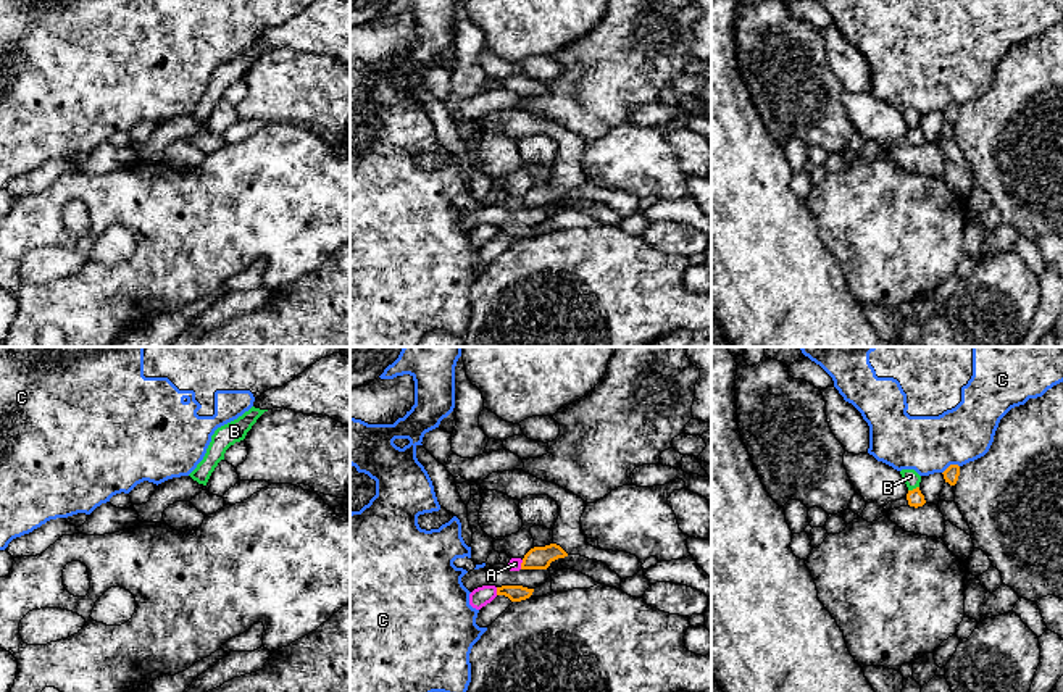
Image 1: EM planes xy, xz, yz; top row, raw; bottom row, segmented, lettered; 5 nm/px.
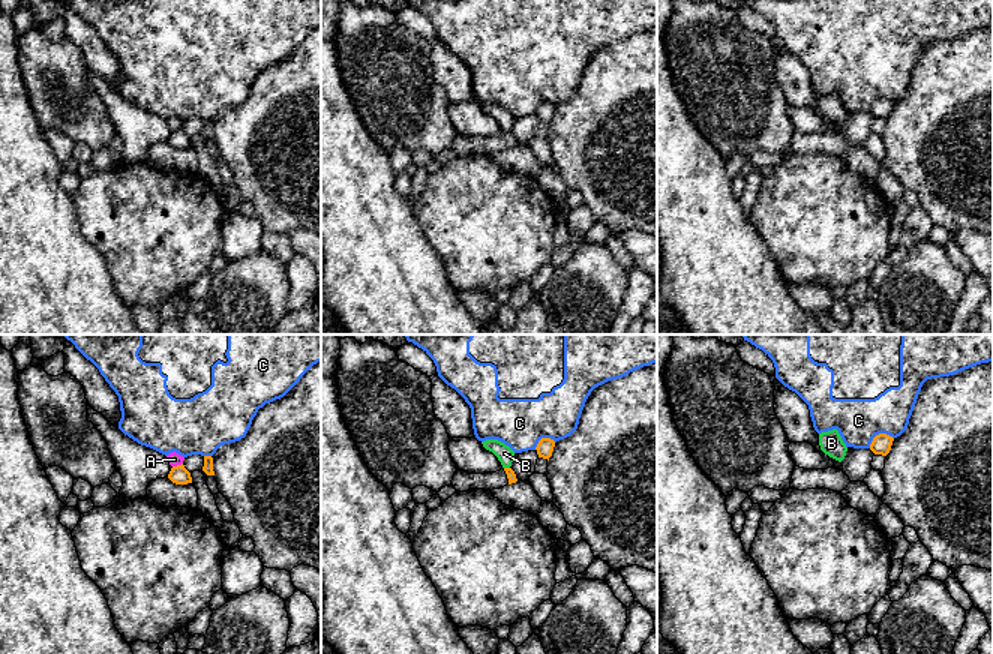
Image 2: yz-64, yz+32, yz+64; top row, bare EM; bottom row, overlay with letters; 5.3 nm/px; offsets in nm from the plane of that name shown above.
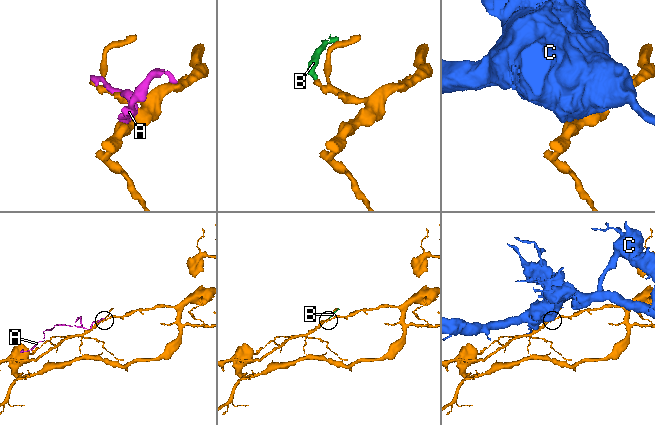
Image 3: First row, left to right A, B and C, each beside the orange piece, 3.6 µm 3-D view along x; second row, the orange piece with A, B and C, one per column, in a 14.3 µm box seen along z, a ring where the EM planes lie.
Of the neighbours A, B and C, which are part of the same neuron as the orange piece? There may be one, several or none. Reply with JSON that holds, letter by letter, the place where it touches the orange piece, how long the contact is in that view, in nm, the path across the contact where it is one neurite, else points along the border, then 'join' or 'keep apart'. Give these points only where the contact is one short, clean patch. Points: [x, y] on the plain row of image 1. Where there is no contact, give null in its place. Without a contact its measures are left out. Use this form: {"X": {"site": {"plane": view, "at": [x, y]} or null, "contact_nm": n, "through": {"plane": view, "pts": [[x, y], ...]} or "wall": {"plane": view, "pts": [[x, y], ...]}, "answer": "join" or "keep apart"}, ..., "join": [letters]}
{"A": {"site": {"plane": "xz", "at": [521, 204]}, "contact_nm": 50, "answer": "keep apart"}, "B": {"site": {"plane": "yz", "at": [913, 128]}, "contact_nm": 60, "wall": {"plane": "yz", "pts": [[918, 125], [908, 129]]}, "answer": "keep apart"}, "C": {"site": {"plane": "yz", "at": [950, 104]}, "contact_nm": 100, "answer": "keep apart"}, "join": []}

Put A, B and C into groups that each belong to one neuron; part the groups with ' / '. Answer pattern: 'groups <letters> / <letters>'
groups A B / C

